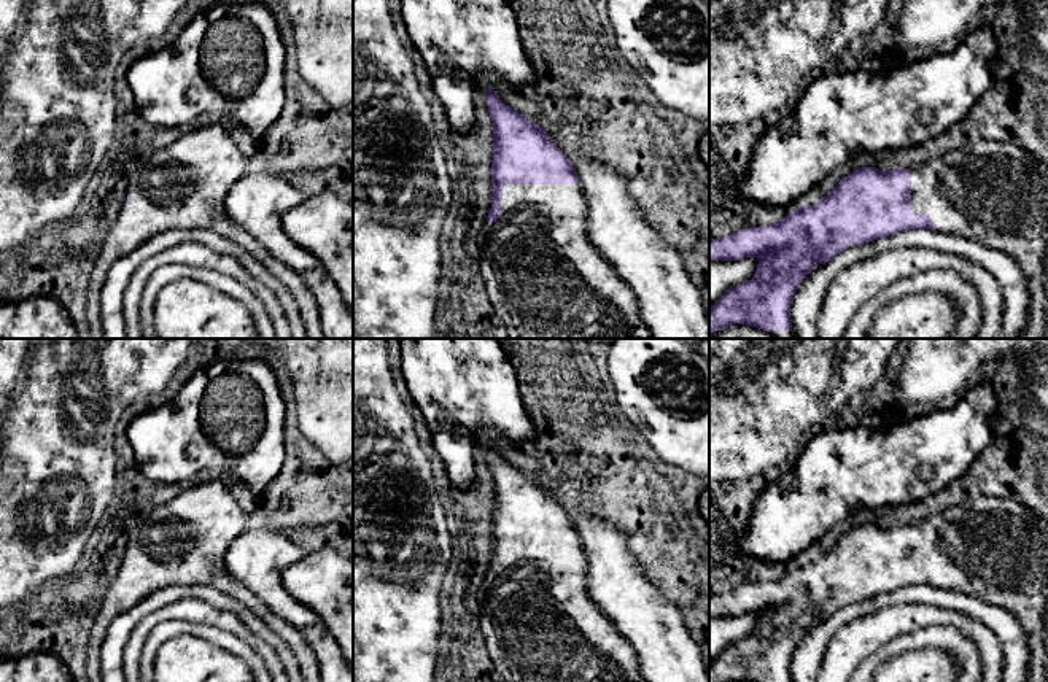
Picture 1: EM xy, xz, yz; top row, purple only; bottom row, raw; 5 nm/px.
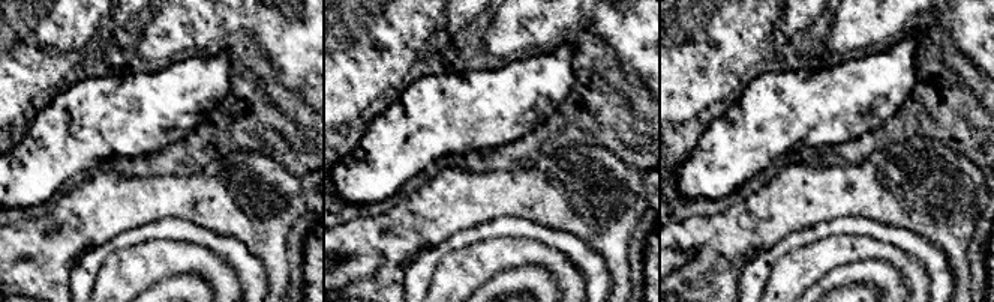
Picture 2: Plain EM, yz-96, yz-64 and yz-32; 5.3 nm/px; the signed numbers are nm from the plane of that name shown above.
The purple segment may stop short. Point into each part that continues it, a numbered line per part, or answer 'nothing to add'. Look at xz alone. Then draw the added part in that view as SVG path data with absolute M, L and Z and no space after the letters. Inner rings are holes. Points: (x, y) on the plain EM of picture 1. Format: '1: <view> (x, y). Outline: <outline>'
1: xz (539, 623). Outline: M504 541L501 564L501 574L482 585L479 625L491 665L504 682L644 682L631 644L588 595L580 541Z

